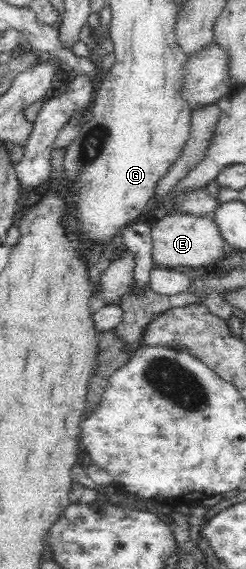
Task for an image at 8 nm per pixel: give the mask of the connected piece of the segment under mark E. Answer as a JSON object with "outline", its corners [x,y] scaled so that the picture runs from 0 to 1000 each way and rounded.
{"outline":[[[862,376],[675,378],[614,397],[622,462],[667,471],[846,469],[911,450],[907,415]]]}

